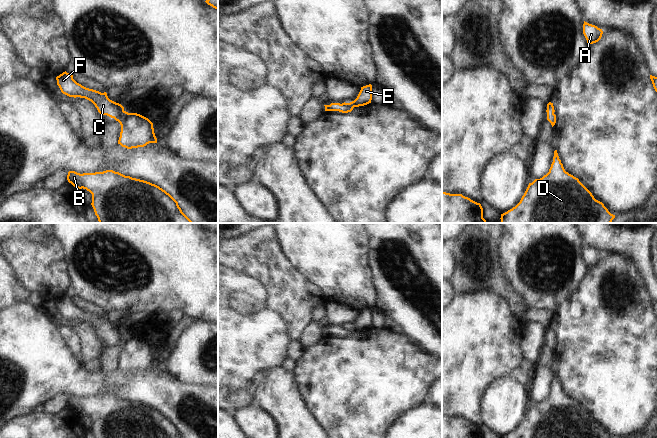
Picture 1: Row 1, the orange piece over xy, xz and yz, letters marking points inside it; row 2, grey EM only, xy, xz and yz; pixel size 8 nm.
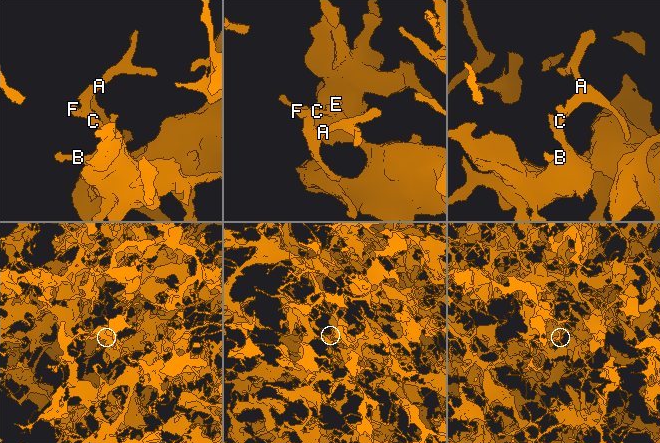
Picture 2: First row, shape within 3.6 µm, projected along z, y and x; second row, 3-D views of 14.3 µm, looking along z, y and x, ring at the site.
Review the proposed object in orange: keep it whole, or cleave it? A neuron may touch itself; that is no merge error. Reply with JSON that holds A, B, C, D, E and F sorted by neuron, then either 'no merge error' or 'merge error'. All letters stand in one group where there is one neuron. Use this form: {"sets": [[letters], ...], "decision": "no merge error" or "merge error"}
{"sets": [["A", "B", "C", "D", "E", "F"]], "decision": "no merge error"}

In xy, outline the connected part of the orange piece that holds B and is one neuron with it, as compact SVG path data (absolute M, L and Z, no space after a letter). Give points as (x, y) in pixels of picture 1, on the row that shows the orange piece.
M113 170L83 174L69 171L67 180L92 194L91 205L99 223L193 223L169 193L150 182Z

